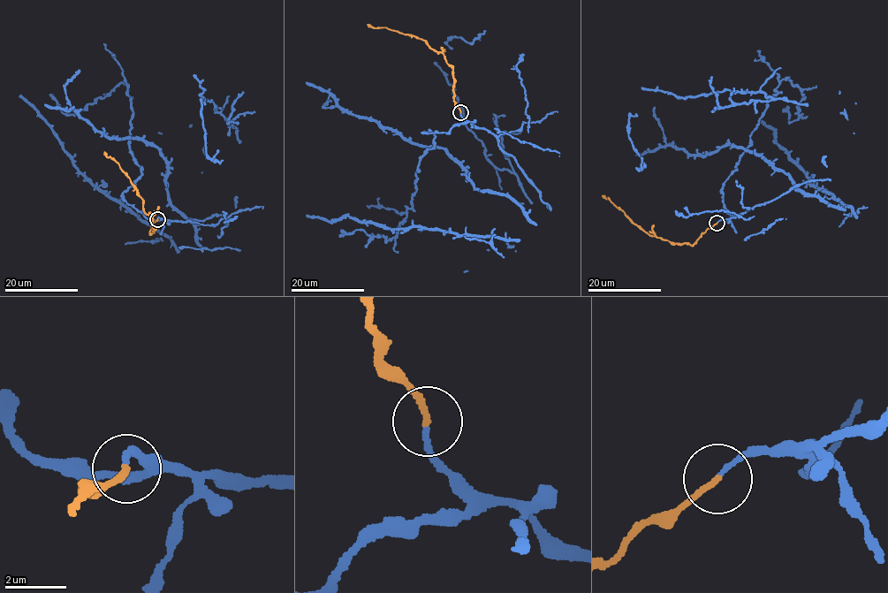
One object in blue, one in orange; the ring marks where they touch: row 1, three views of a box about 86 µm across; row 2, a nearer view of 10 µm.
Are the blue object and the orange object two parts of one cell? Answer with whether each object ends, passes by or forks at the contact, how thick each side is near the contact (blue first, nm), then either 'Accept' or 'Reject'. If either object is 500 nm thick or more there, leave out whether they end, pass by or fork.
At the ring blue ends. At the ring orange ends. Thickness 150 nm (blue) against 200 nm. Accept

